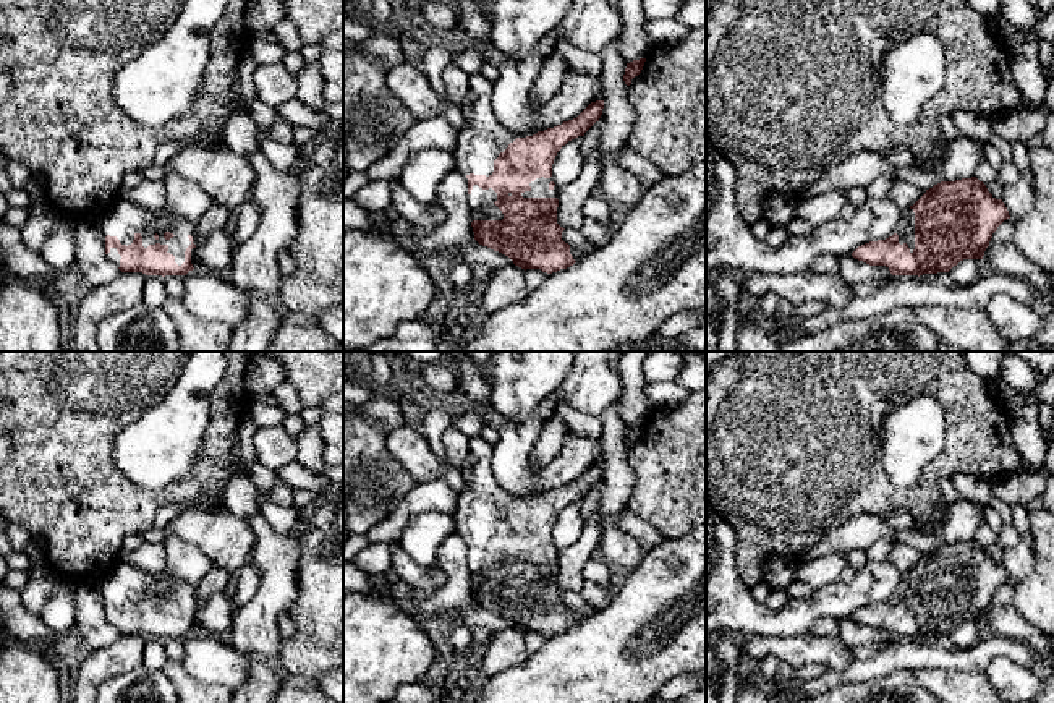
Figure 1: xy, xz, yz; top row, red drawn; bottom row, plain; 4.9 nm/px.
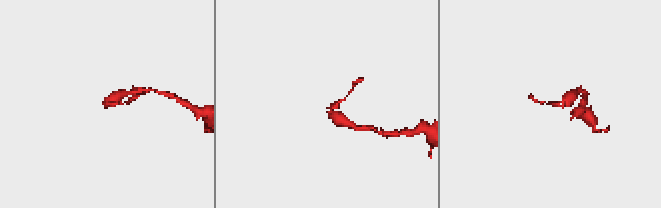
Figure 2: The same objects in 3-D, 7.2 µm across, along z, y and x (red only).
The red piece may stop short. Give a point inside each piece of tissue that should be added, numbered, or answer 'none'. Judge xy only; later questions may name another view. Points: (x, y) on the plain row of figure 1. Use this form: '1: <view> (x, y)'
1: xy (123, 582)

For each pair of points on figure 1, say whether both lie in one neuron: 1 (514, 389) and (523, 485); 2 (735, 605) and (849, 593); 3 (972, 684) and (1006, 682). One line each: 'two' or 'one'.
1: one
2: one
3: two

